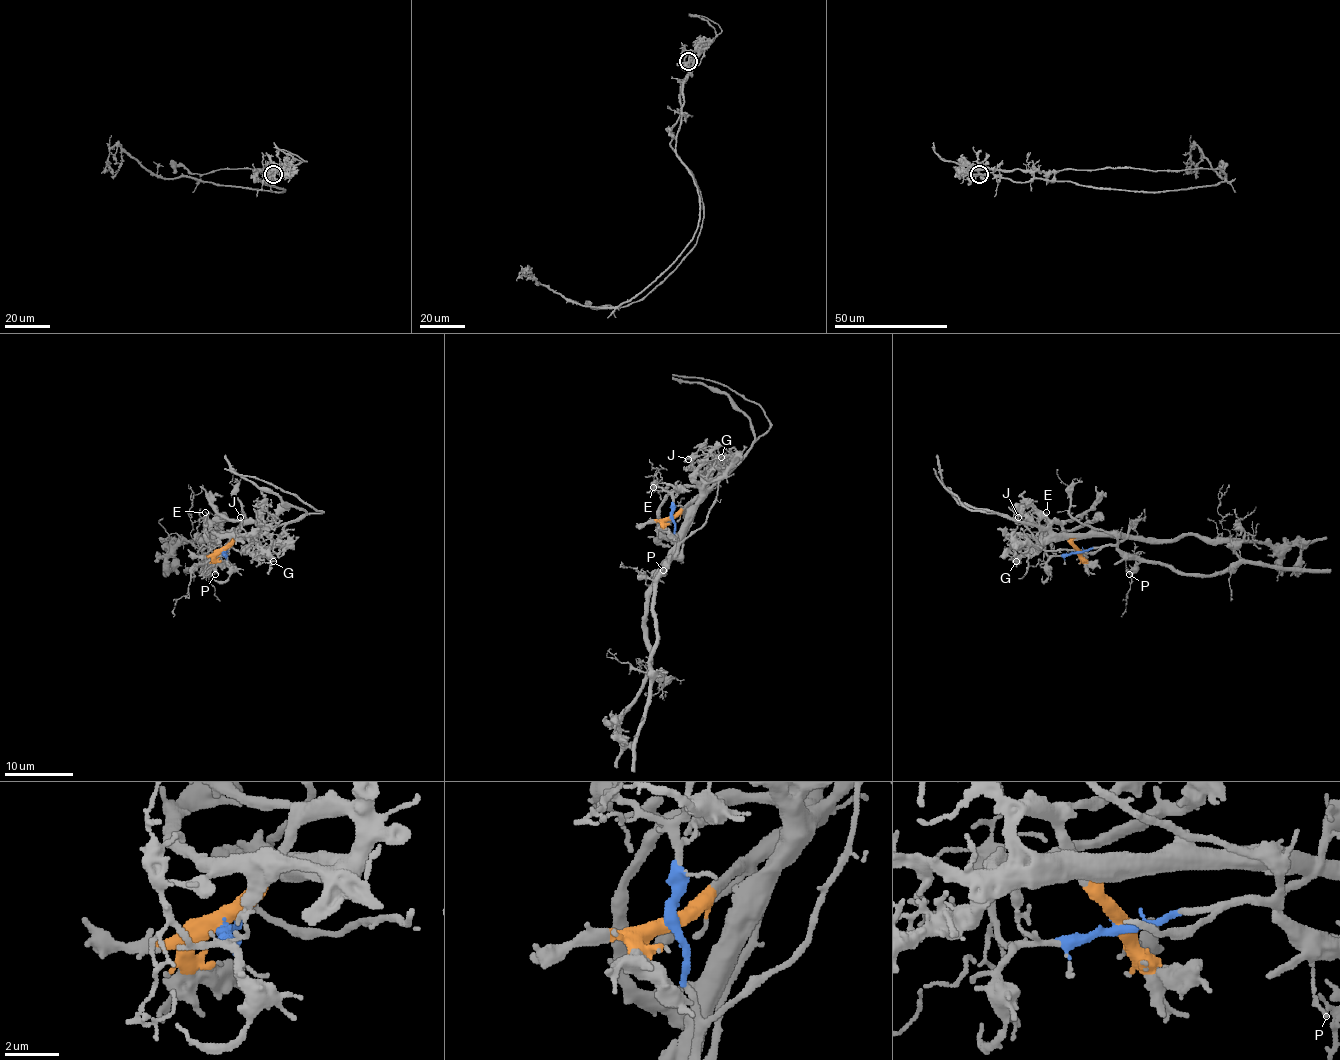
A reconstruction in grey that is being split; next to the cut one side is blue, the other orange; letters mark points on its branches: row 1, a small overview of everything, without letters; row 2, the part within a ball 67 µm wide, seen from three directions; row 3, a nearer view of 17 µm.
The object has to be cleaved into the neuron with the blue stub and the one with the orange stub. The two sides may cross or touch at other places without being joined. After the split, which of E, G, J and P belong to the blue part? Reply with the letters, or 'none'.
E, P

